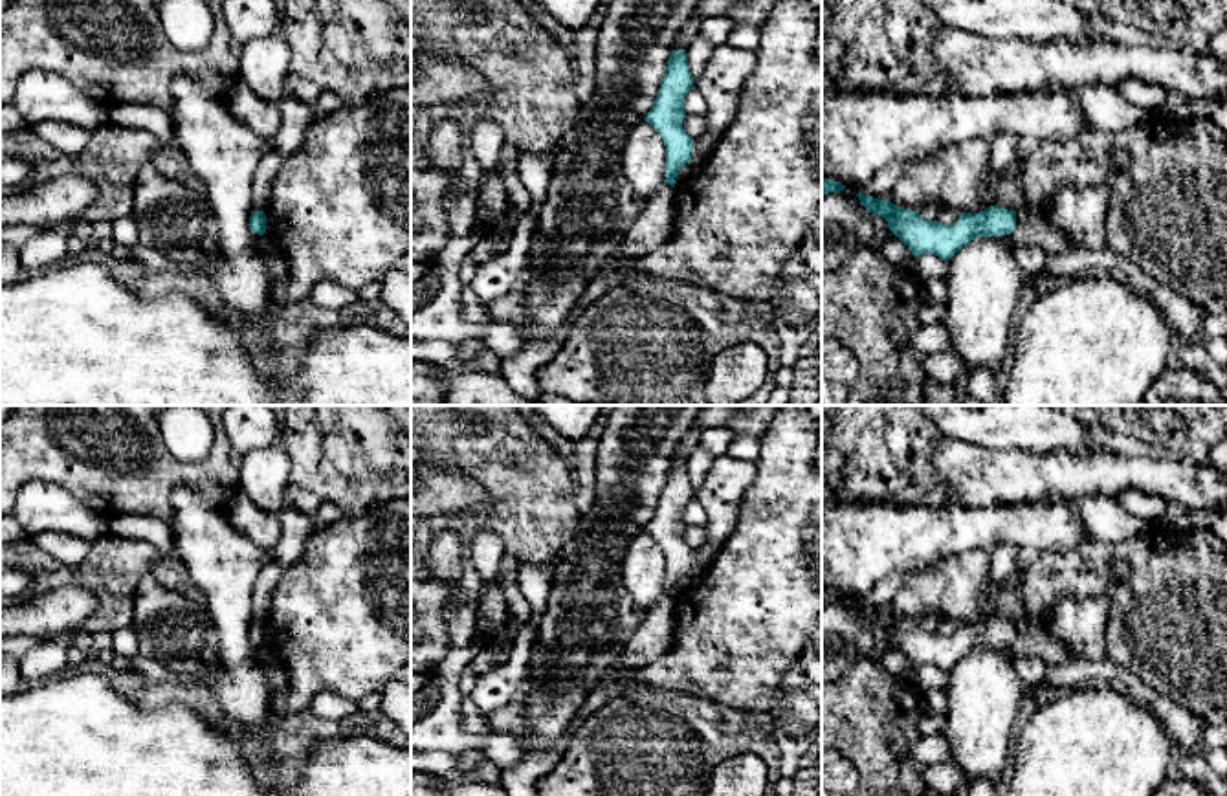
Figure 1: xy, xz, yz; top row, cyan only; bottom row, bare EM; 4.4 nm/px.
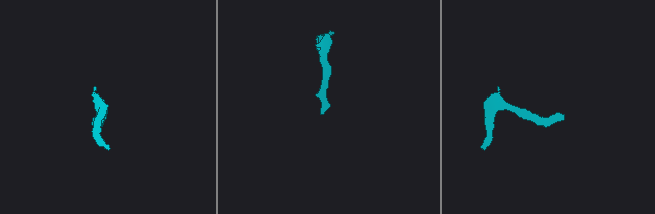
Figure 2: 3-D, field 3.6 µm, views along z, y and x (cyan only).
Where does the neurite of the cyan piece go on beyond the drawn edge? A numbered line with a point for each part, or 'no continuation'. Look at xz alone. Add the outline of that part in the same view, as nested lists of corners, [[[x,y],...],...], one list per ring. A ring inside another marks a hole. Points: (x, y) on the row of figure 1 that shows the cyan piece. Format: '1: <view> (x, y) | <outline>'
1: xz (652, 228) | [[[662,183],[649,198],[642,213],[631,224],[618,253],[607,266],[614,266],[618,259],[635,259],[660,248],[675,222],[675,187]]]

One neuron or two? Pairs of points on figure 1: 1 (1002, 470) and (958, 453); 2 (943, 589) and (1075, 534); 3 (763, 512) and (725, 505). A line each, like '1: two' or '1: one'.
1: one
2: two
3: two

